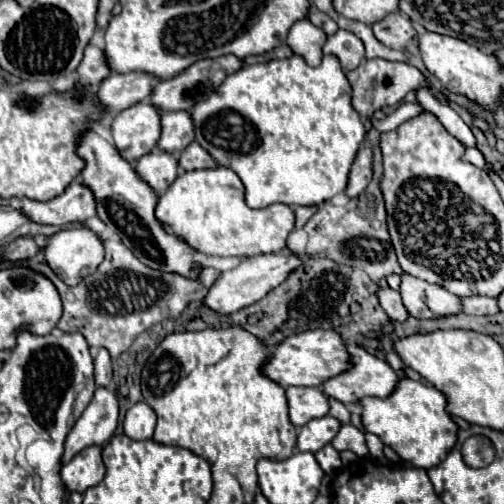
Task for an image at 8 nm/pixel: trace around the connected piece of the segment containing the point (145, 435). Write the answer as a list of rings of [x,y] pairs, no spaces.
[[[137,402],[133,408],[129,408],[123,422],[123,430],[133,440],[149,440],[153,438],[155,424],[157,424],[155,412],[145,402]]]

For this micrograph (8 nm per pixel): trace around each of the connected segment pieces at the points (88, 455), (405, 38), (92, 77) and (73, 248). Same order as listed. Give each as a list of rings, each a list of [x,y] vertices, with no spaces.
[[[89,446],[61,468],[61,480],[67,486],[67,490],[85,492],[87,488],[97,486],[105,478],[107,468],[103,464],[101,454],[101,446]]]
[[[401,12],[393,14],[393,16],[385,16],[385,20],[381,20],[381,24],[373,24],[373,32],[379,42],[383,42],[385,46],[389,46],[393,50],[397,50],[397,48],[405,50],[407,42],[411,42],[417,34],[411,20]]]
[[[91,44],[85,48],[85,56],[77,70],[79,70],[79,86],[93,86],[93,84],[97,86],[111,74],[111,66],[107,62],[105,52]]]
[[[87,226],[57,232],[45,246],[47,264],[69,286],[75,286],[85,276],[93,274],[103,258],[103,242],[99,234]]]

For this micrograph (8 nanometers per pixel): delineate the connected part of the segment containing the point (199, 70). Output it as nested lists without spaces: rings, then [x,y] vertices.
[[[229,54],[229,56],[221,56],[221,58],[207,58],[207,60],[199,60],[195,64],[191,64],[185,72],[177,74],[175,78],[169,80],[159,80],[153,88],[153,104],[157,104],[161,110],[191,110],[197,102],[209,98],[221,84],[223,80],[237,72],[239,68],[243,68],[243,60],[239,60],[237,56]]]

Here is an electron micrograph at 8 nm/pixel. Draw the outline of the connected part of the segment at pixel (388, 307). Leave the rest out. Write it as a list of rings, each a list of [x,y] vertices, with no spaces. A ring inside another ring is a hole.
[[[379,288],[379,302],[381,302],[381,306],[383,306],[383,310],[387,312],[387,316],[391,318],[391,320],[397,320],[397,322],[405,322],[407,320],[407,310],[405,310],[405,306],[403,306],[403,302],[401,302],[401,296],[399,296],[399,292],[395,292],[395,290],[391,290],[391,288]]]

